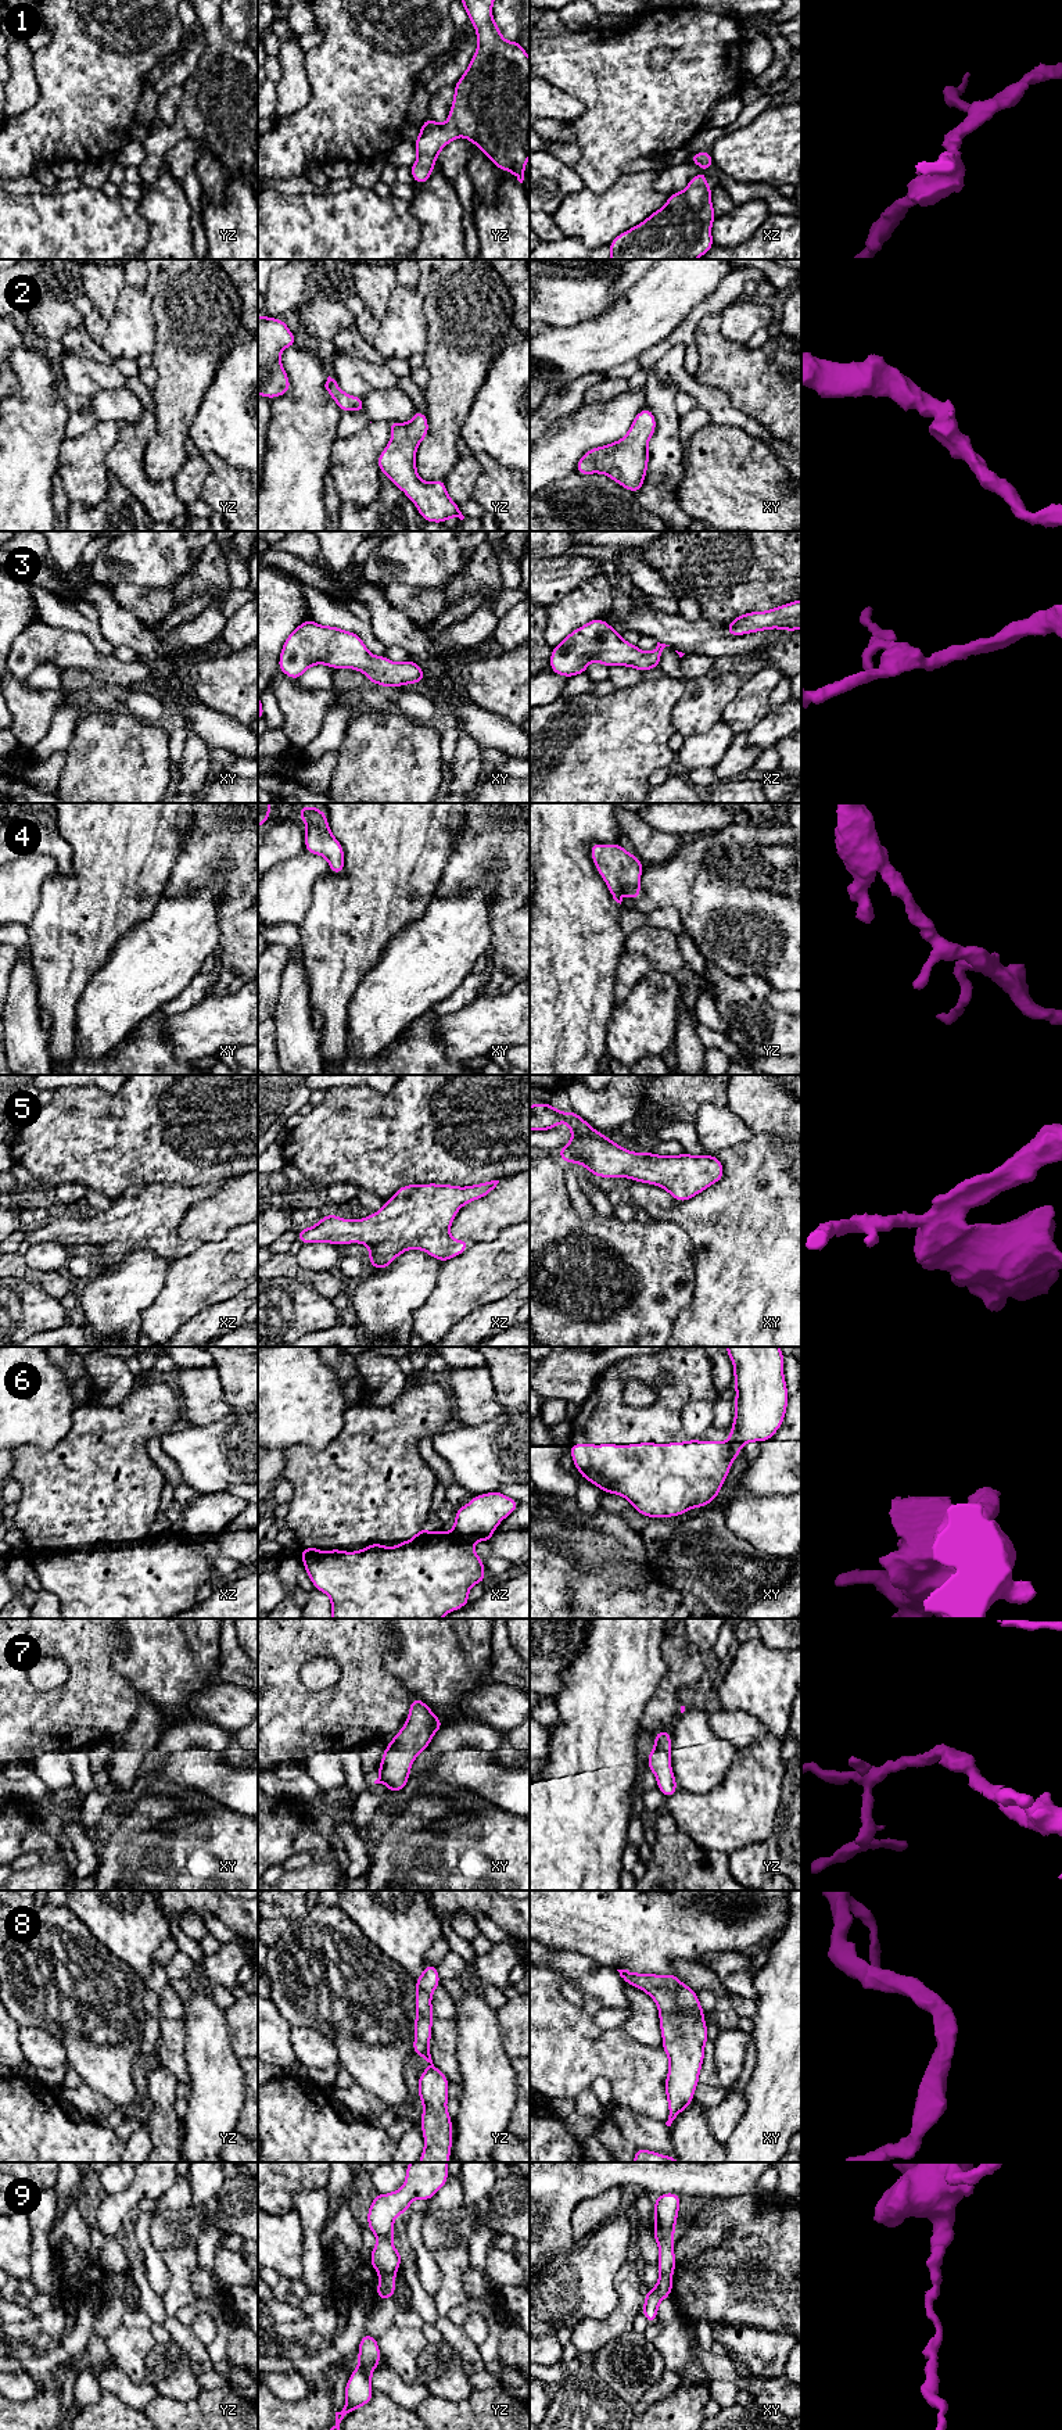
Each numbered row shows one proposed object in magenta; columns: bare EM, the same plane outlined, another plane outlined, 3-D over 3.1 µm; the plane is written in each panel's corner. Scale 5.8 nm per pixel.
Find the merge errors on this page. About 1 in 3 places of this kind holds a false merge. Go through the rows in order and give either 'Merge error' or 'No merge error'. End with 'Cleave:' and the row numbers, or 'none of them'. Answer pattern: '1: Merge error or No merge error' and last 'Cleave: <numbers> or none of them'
1: No merge error
2: No merge error
3: No merge error
4: No merge error
5: No merge error
6: Merge error
7: No merge error
8: No merge error
9: Merge error
Cleave: 6, 9

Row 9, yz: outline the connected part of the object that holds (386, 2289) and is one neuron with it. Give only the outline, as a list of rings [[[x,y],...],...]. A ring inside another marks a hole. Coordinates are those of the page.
[[[378,2273],[377,2300],[395,2297],[395,2275]]]

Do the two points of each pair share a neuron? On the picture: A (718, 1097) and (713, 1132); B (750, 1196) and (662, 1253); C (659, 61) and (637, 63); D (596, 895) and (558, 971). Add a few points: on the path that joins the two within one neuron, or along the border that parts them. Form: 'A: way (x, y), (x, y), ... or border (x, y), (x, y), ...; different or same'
A: border (725, 1104), (703, 1103), (692, 1121); different
B: border (660, 1219), (675, 1222), (685, 1232), (695, 1268); different
C: border (671, 52), (670, 60), (662, 68), (649, 65); different
D: way (577, 914), (573, 918), (569, 941), (560, 952); same

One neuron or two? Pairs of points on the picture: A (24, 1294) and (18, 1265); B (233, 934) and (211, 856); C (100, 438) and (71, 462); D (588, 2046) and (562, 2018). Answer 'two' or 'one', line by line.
A: two
B: one
C: one
D: one

